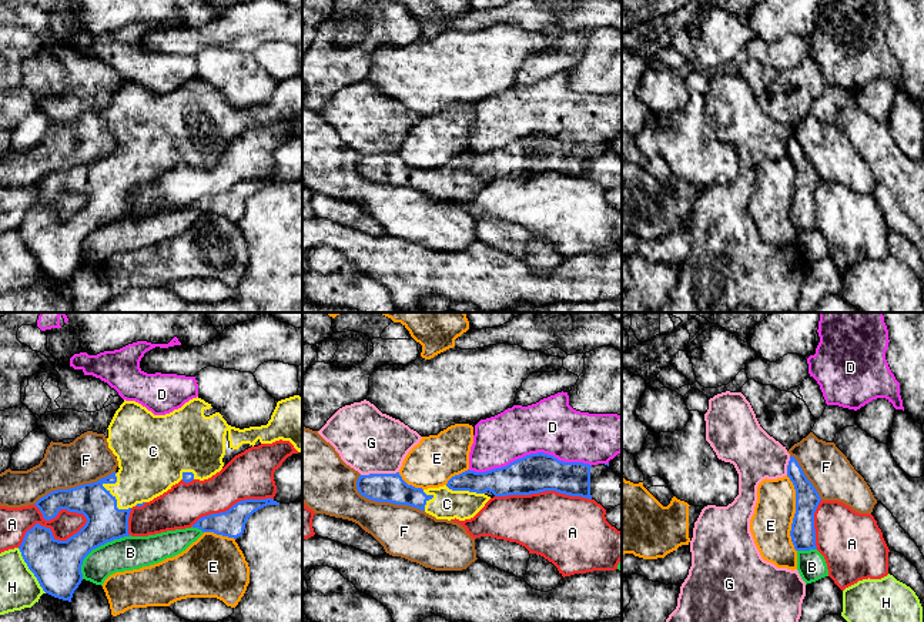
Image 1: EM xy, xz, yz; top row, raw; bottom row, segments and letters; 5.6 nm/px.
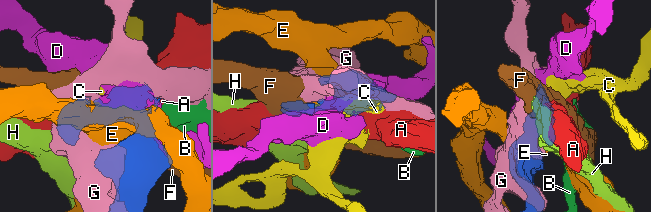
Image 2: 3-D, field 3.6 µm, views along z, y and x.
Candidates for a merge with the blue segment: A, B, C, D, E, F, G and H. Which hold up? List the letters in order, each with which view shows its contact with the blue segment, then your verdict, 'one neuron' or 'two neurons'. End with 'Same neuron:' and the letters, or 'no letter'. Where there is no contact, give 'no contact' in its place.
A: meets blue in xy; two neurons
B: meets blue in xy; two neurons
C: meets blue in xy; one neuron
D: meets blue in xz; two neurons
E: meets blue in yz; two neurons
F: meets blue in xz; two neurons
G: meets blue in xz; two neurons
H: meets blue in xy; two neurons
Same neuron: C

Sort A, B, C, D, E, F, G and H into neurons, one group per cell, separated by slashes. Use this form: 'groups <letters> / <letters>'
groups A / B / C / D / E / F / G / H

